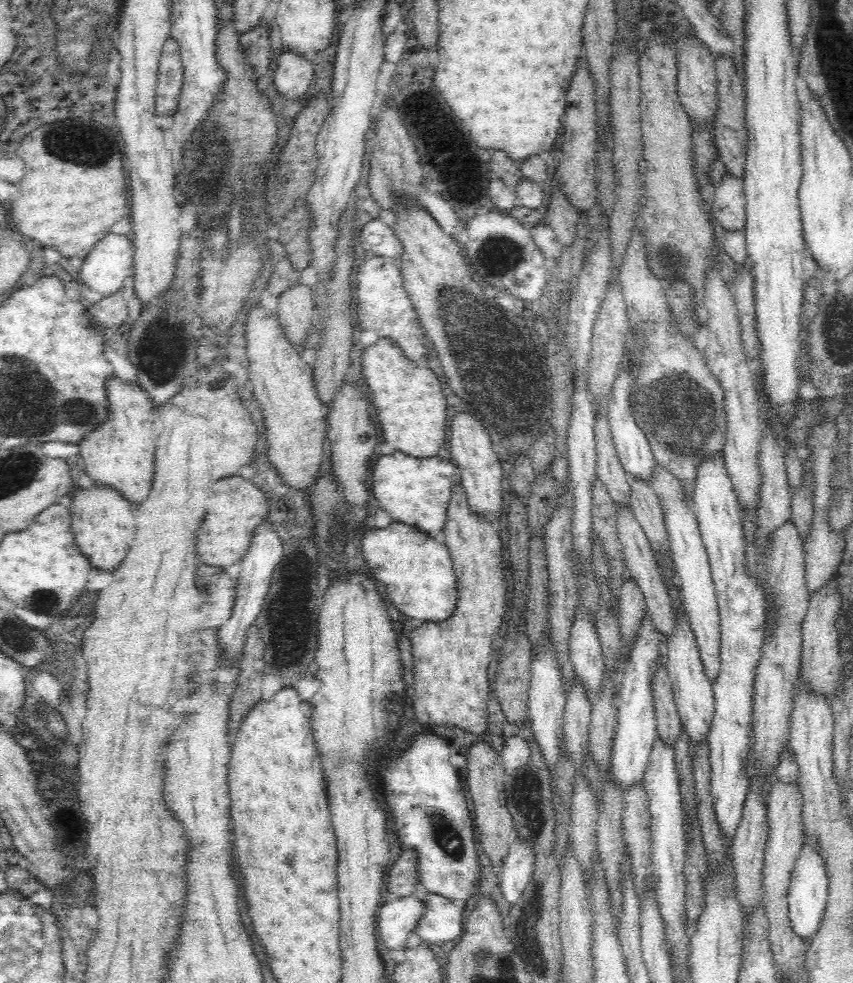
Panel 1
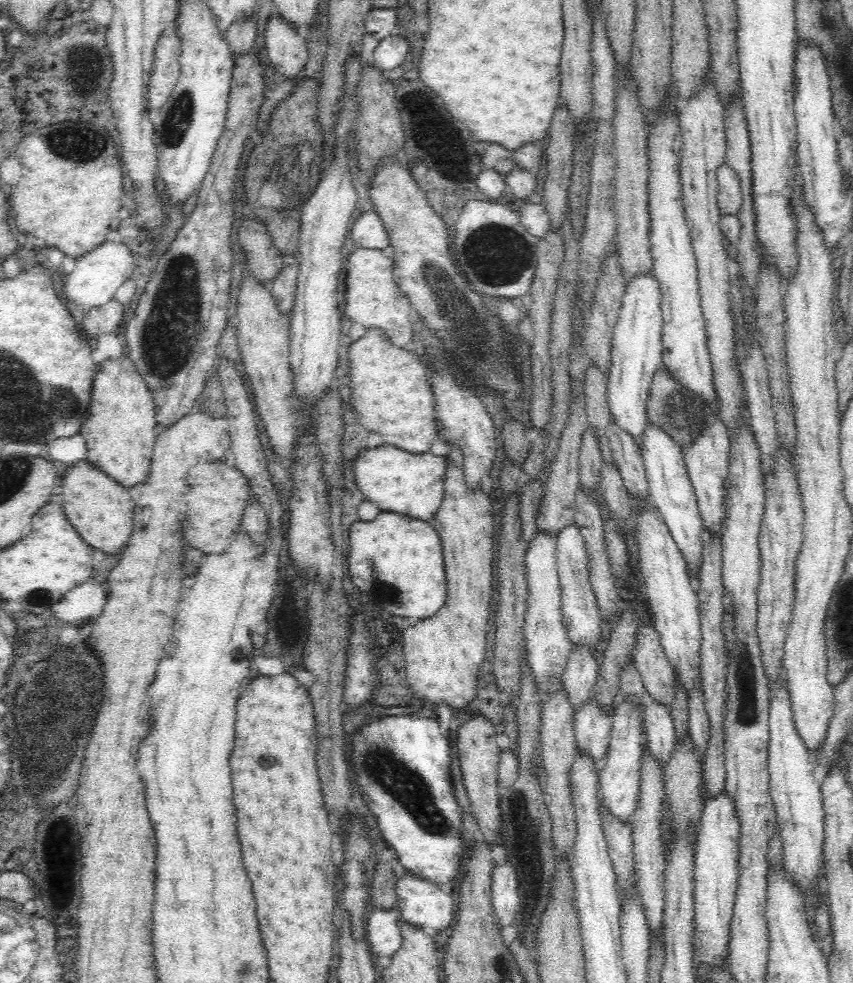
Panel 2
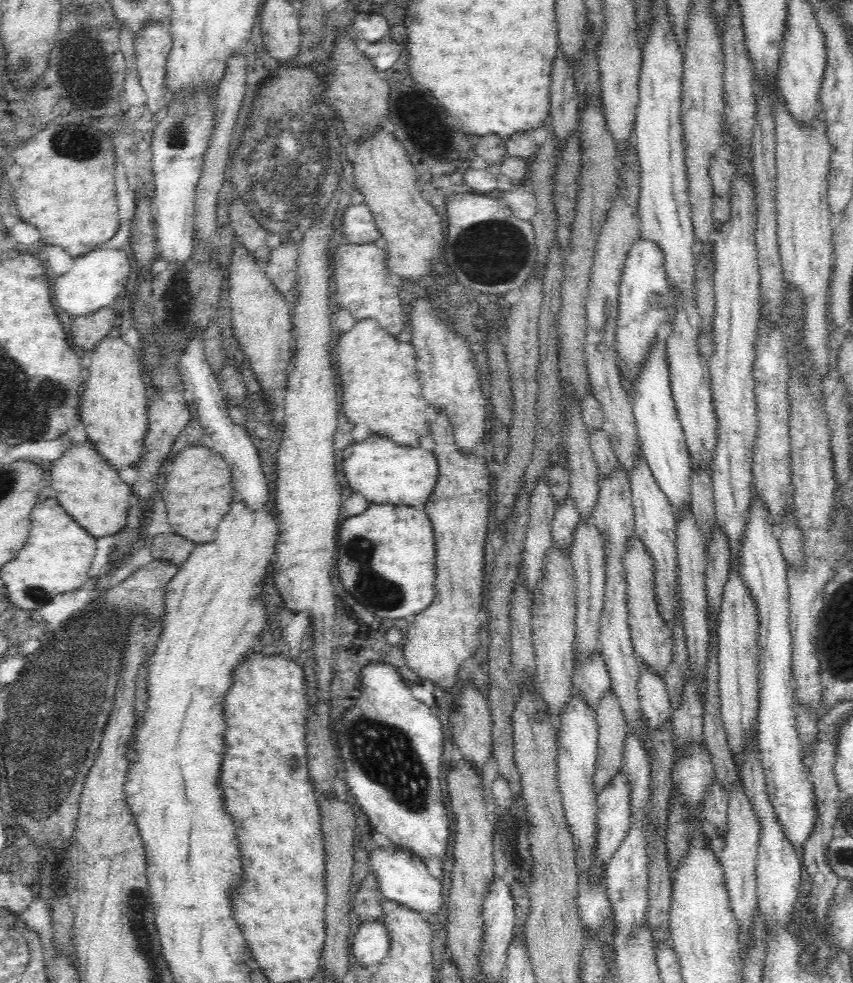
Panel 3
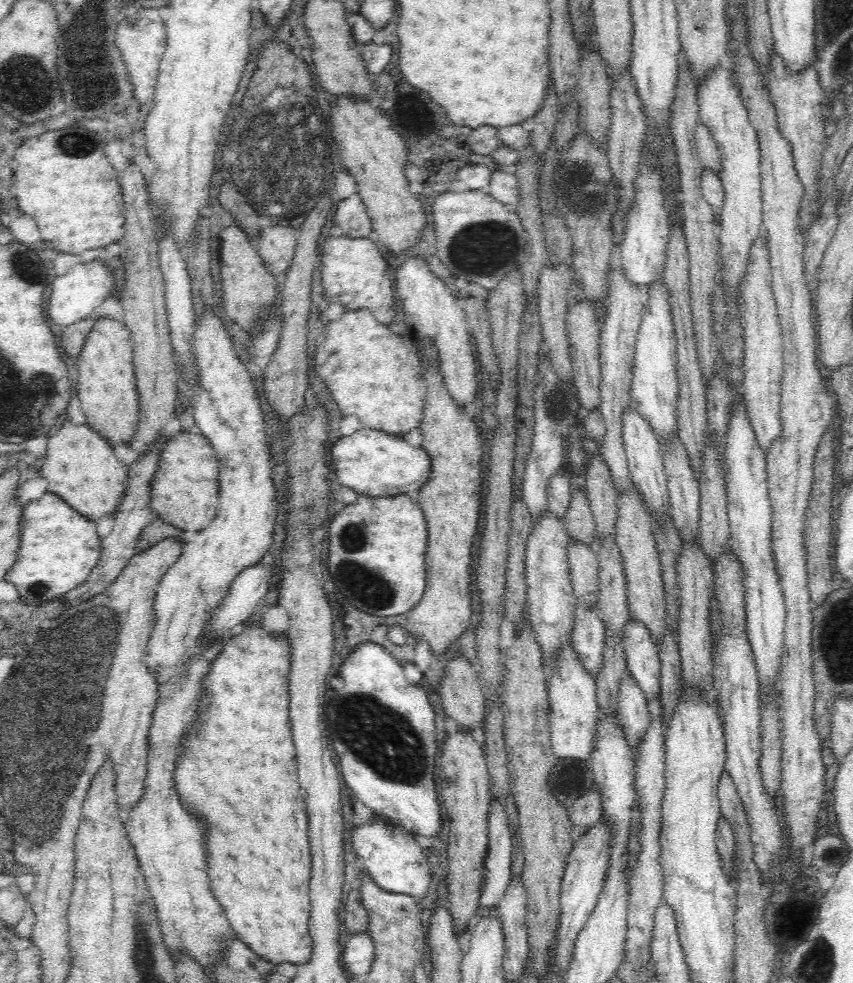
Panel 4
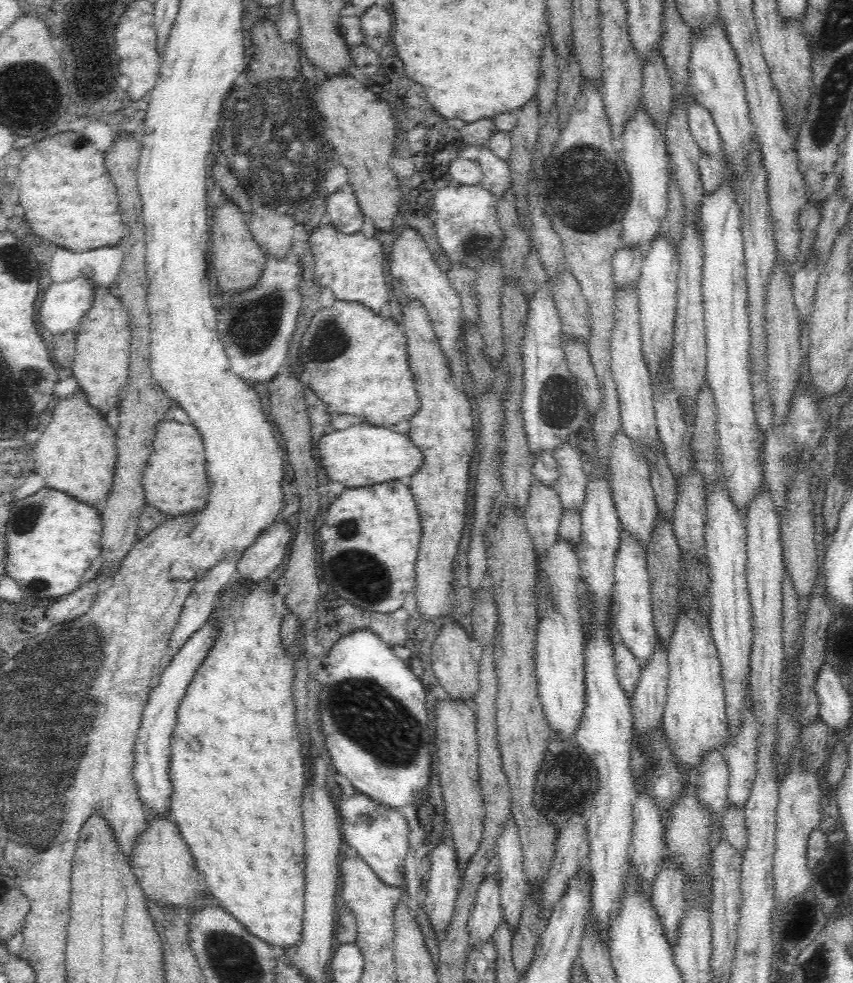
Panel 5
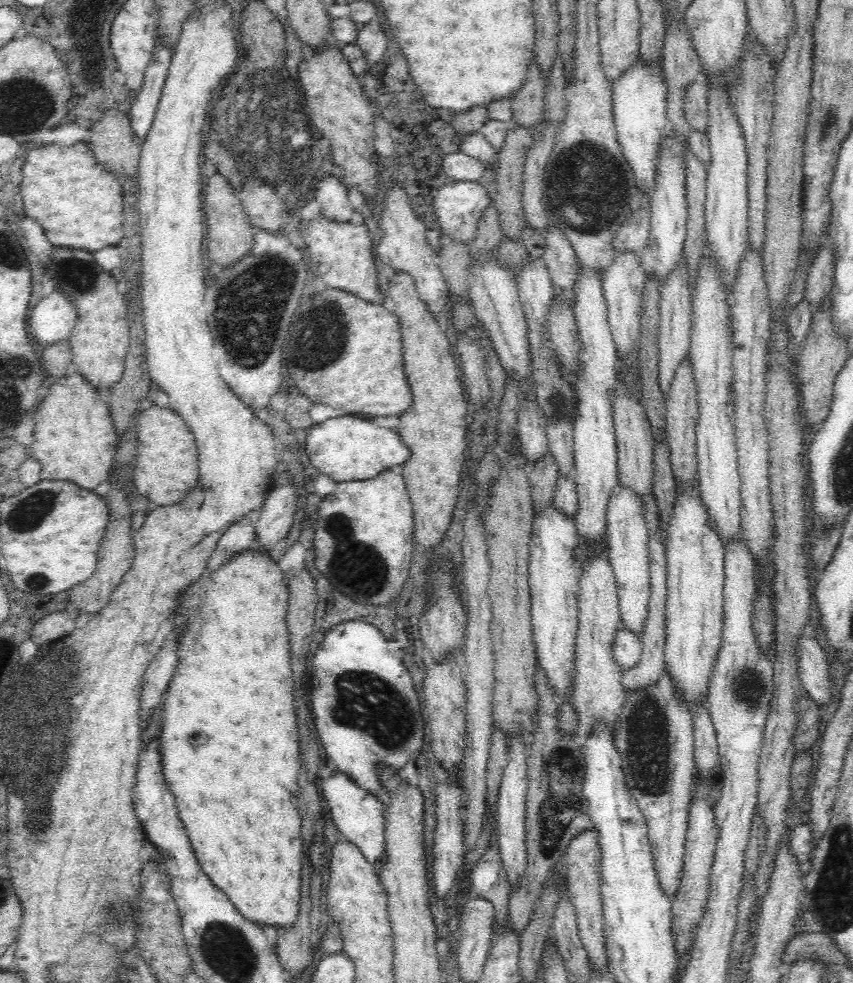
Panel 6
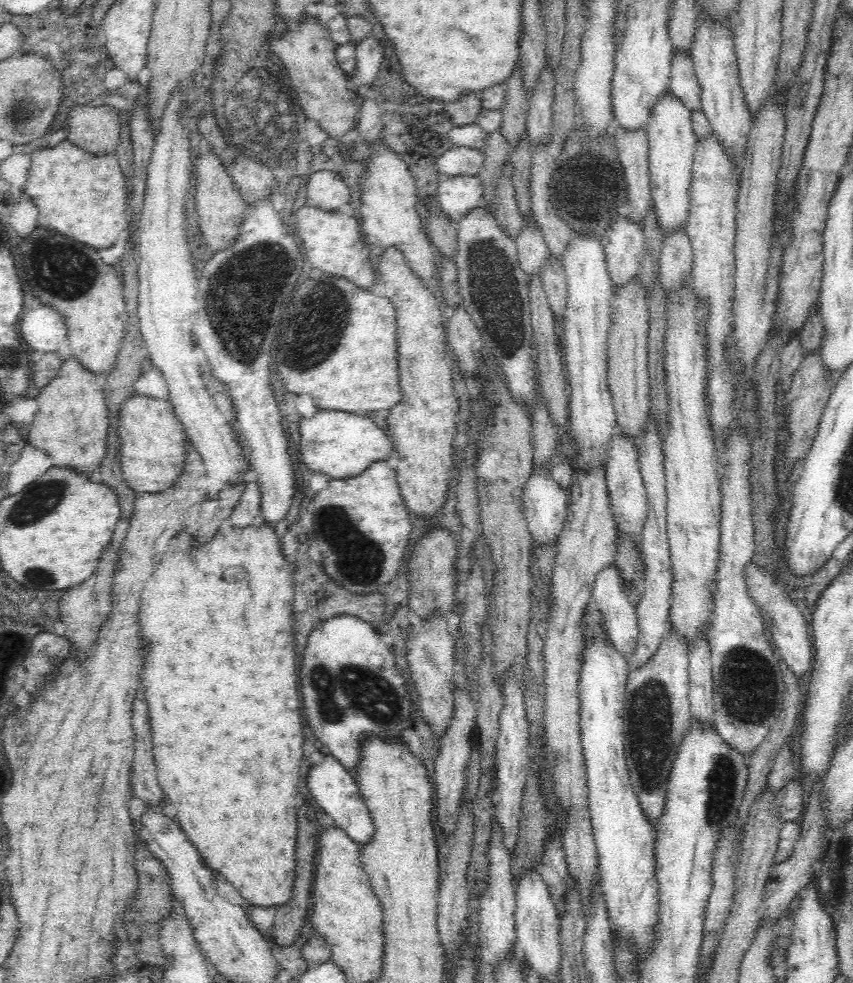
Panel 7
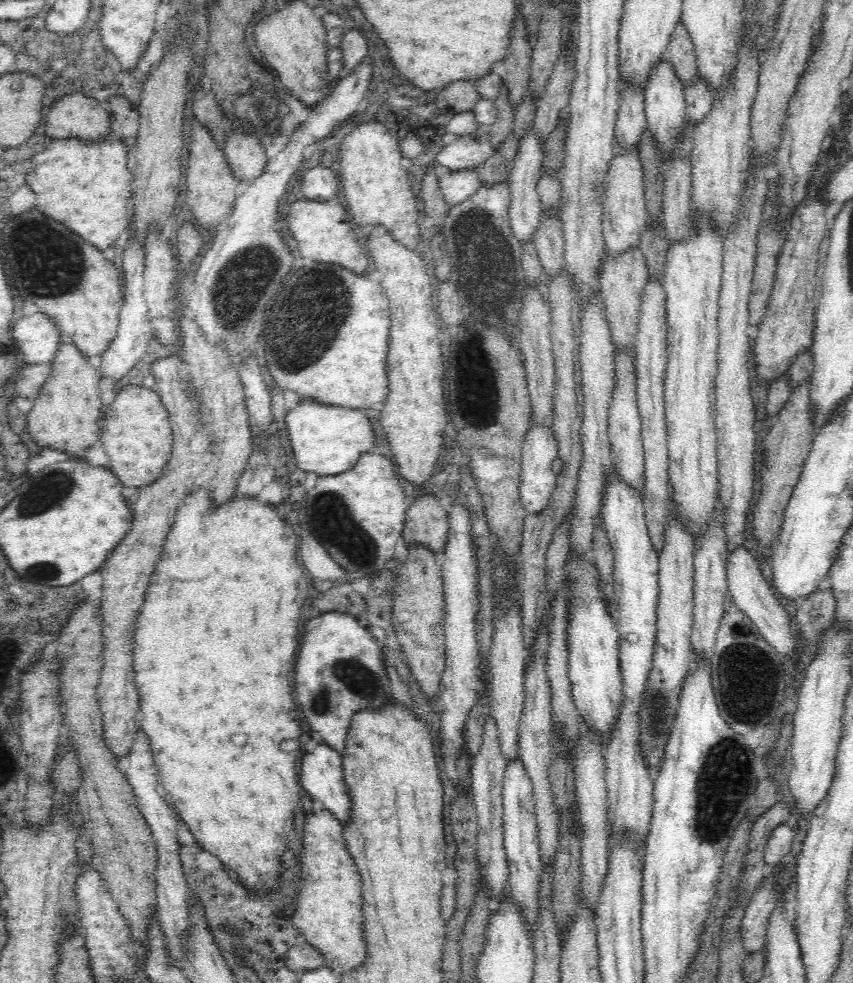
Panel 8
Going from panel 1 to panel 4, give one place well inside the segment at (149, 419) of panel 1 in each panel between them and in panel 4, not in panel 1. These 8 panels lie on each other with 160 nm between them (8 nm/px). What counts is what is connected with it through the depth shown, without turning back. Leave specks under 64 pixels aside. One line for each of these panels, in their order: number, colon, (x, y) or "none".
2: (120, 430)
3: (113, 407)
4: (105, 385)

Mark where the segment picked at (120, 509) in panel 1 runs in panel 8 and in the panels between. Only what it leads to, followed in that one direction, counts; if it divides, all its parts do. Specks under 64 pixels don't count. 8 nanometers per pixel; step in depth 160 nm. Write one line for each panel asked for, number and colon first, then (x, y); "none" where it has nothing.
2: (100, 509)
3: (88, 487)
4: (79, 465)
5: (76, 452)
6: (74, 439)
7: (71, 424)
8: (63, 415)

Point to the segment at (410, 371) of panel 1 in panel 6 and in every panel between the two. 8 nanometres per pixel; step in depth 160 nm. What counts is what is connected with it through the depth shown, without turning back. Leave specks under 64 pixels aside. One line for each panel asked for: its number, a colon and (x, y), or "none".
2: (389, 392)
3: (380, 384)
4: (369, 371)
5: (356, 361)
6: (346, 352)

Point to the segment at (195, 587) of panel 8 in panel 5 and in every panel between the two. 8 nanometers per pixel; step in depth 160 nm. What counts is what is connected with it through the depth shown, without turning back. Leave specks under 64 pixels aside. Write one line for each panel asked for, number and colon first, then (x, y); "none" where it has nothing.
5: (234, 750)
6: (230, 695)
7: (218, 673)

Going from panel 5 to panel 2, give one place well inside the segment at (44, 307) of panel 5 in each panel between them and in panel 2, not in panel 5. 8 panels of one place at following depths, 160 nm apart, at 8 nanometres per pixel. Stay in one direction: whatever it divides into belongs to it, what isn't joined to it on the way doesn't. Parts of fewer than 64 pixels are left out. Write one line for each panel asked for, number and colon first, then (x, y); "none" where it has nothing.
2: (95, 278)
3: (95, 280)
4: (74, 296)

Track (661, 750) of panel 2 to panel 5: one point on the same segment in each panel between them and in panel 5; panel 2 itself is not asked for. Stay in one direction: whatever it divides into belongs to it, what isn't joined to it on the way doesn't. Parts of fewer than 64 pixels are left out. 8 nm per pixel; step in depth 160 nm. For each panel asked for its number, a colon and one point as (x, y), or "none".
3: (653, 697)
4: (642, 658)
5: (634, 626)

